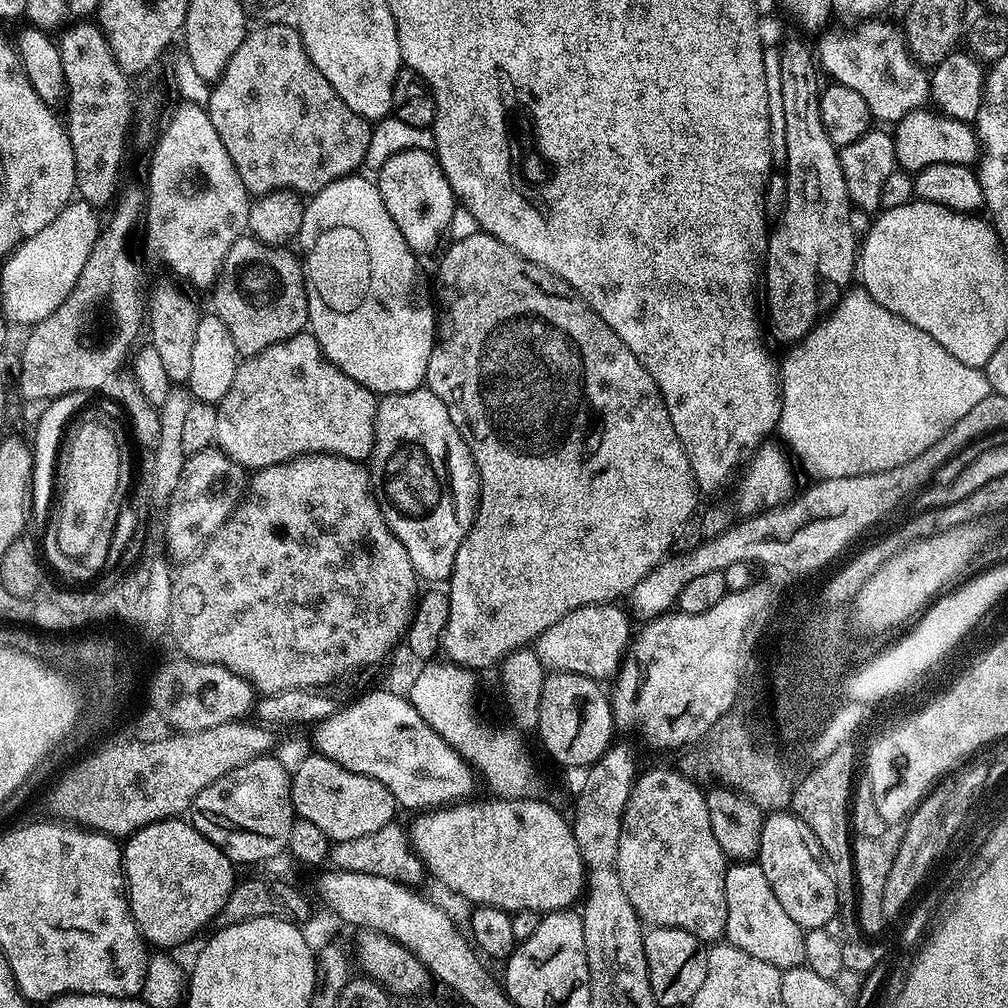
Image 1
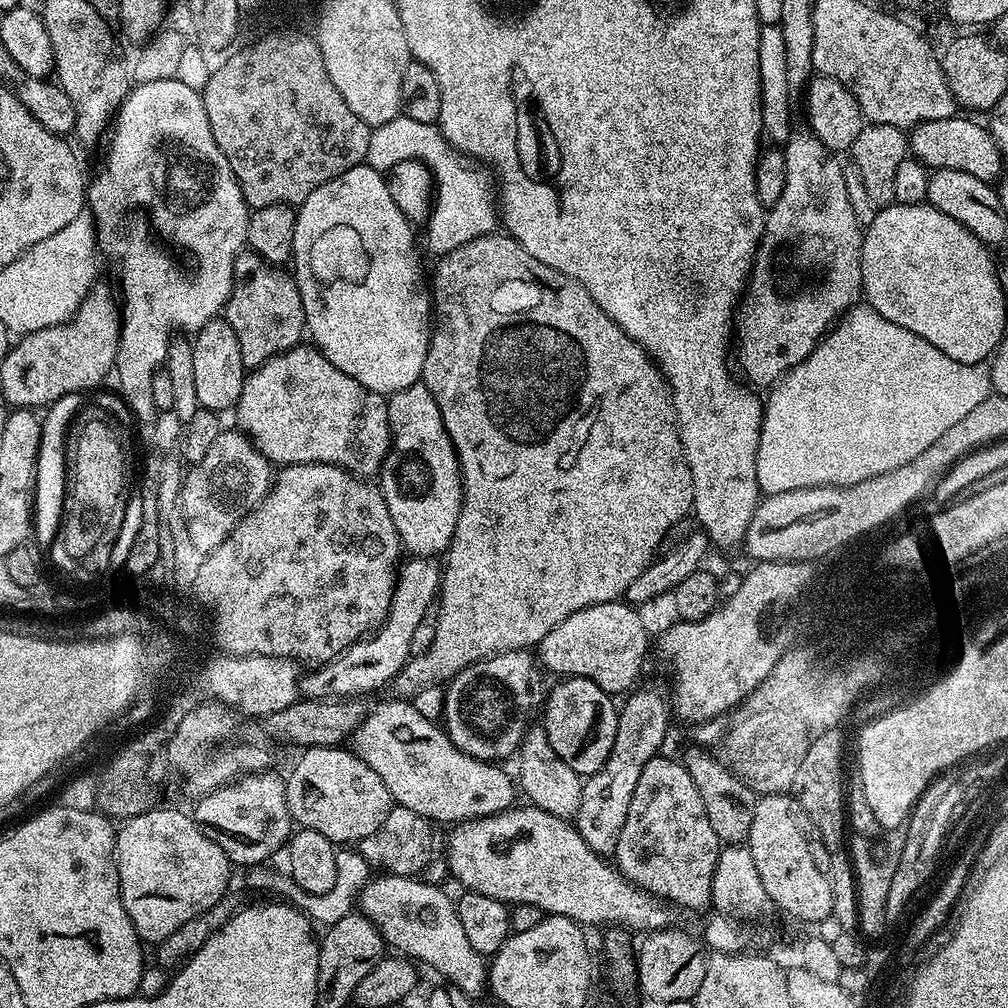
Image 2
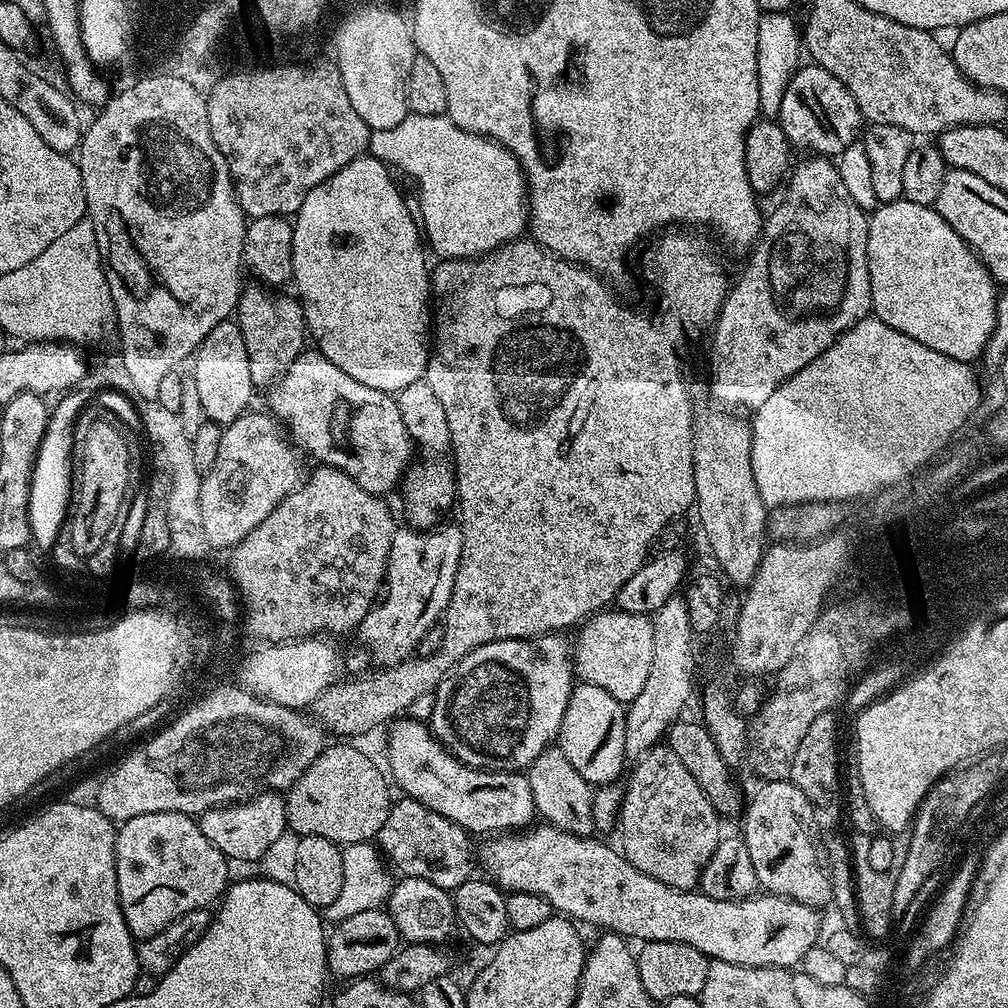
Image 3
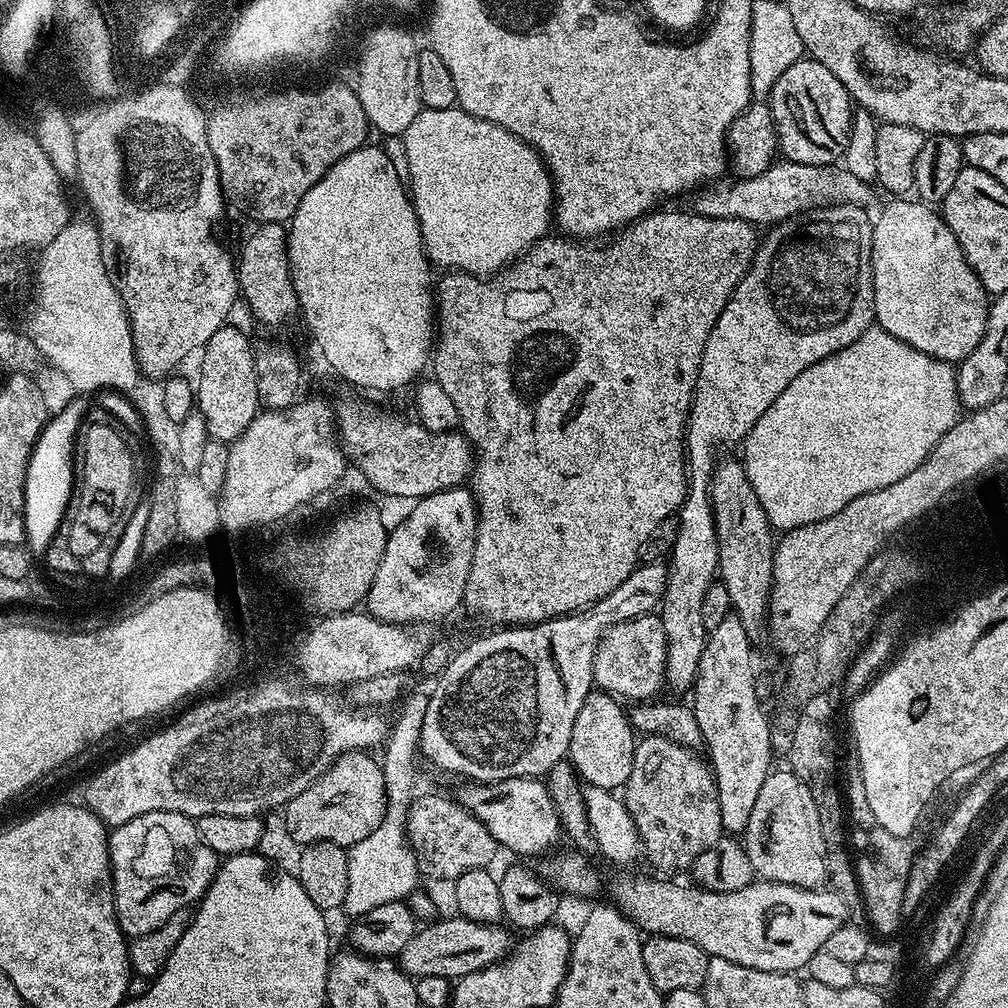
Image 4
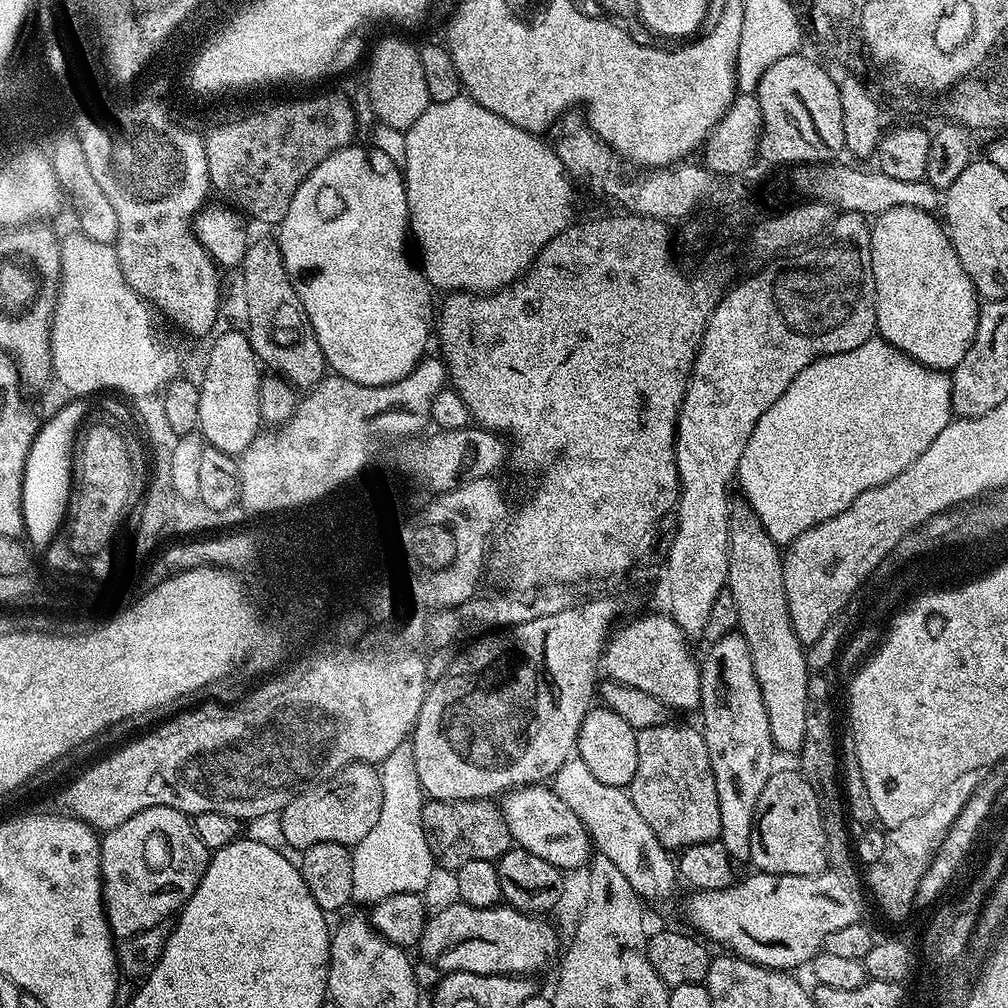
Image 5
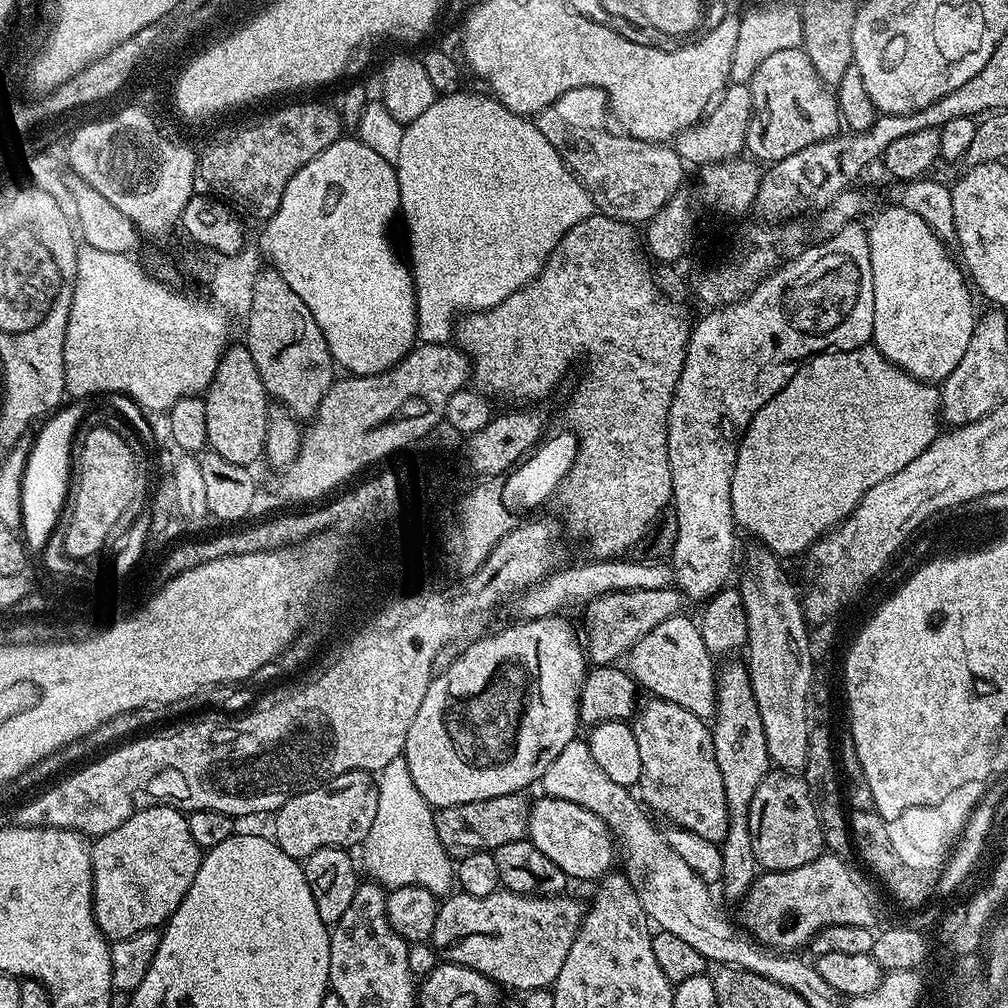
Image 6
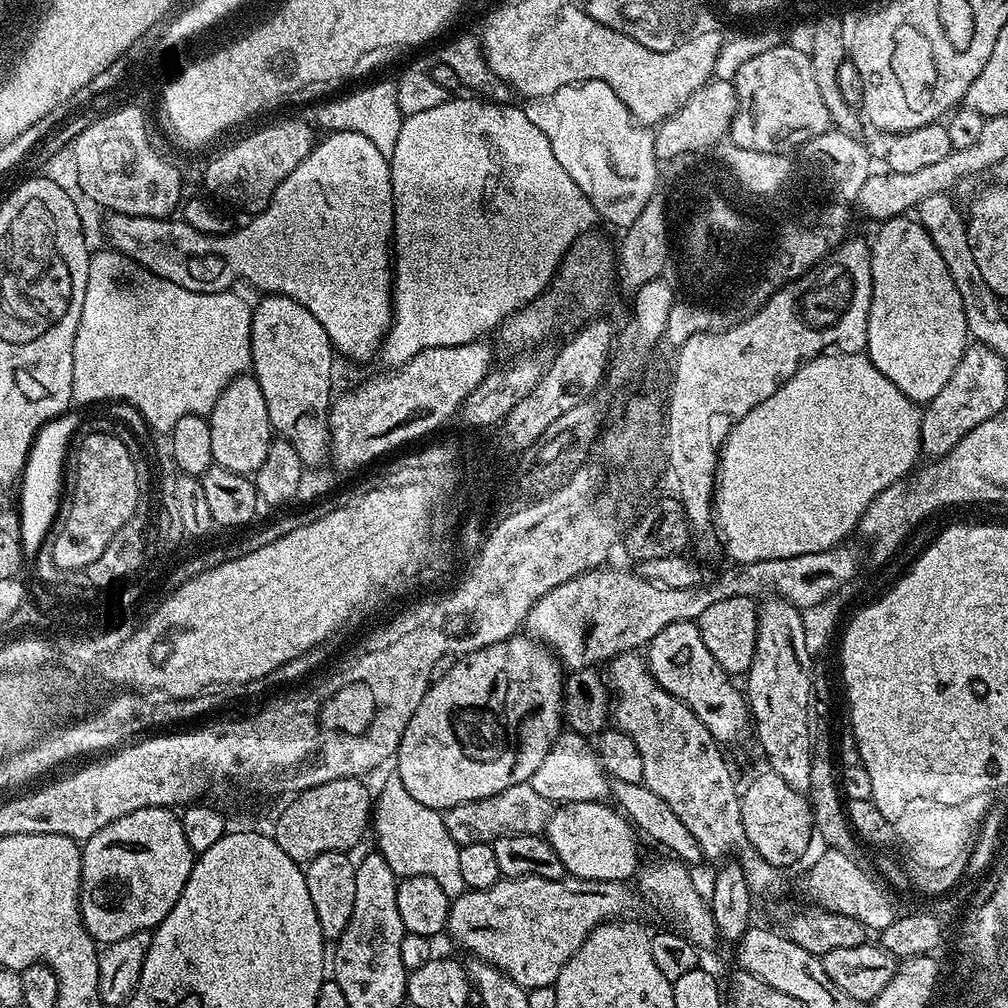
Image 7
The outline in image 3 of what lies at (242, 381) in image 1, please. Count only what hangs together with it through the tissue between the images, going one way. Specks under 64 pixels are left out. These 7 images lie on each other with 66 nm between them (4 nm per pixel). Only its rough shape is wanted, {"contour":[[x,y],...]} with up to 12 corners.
{"contour":[[308,350],[267,407],[301,453],[387,497],[414,445],[393,393]]}

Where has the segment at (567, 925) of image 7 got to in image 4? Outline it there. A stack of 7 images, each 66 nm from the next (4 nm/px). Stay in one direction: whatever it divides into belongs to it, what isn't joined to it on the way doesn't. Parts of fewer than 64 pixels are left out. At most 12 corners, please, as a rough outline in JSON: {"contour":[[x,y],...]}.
{"contour":[[459,914],[402,946],[411,978],[455,982],[510,951],[509,929]]}

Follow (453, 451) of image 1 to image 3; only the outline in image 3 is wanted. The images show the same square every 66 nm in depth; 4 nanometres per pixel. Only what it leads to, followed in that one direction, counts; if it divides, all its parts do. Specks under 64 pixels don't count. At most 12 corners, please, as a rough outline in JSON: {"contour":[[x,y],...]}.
{"contour":[[427,380],[396,405],[424,455],[402,477],[404,516],[421,530],[456,500],[446,414]]}

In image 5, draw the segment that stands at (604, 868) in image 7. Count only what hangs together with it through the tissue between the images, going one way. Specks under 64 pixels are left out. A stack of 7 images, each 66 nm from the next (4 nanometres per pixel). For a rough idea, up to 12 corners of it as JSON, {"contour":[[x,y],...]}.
{"contour":[[538,783],[499,801],[513,841],[556,868],[583,869],[586,826]]}

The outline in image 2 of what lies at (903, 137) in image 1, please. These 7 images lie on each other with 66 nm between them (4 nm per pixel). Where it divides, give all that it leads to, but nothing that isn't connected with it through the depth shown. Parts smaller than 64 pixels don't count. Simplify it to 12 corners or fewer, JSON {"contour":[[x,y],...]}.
{"contour":[[957,114],[917,124],[911,155],[930,170],[999,181],[1006,157]]}

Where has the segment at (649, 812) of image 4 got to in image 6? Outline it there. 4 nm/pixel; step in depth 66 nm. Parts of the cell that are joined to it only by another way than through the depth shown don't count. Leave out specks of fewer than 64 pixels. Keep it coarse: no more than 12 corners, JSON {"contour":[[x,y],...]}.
{"contour":[[655,698],[630,723],[639,799],[723,841],[726,790],[709,725]]}

